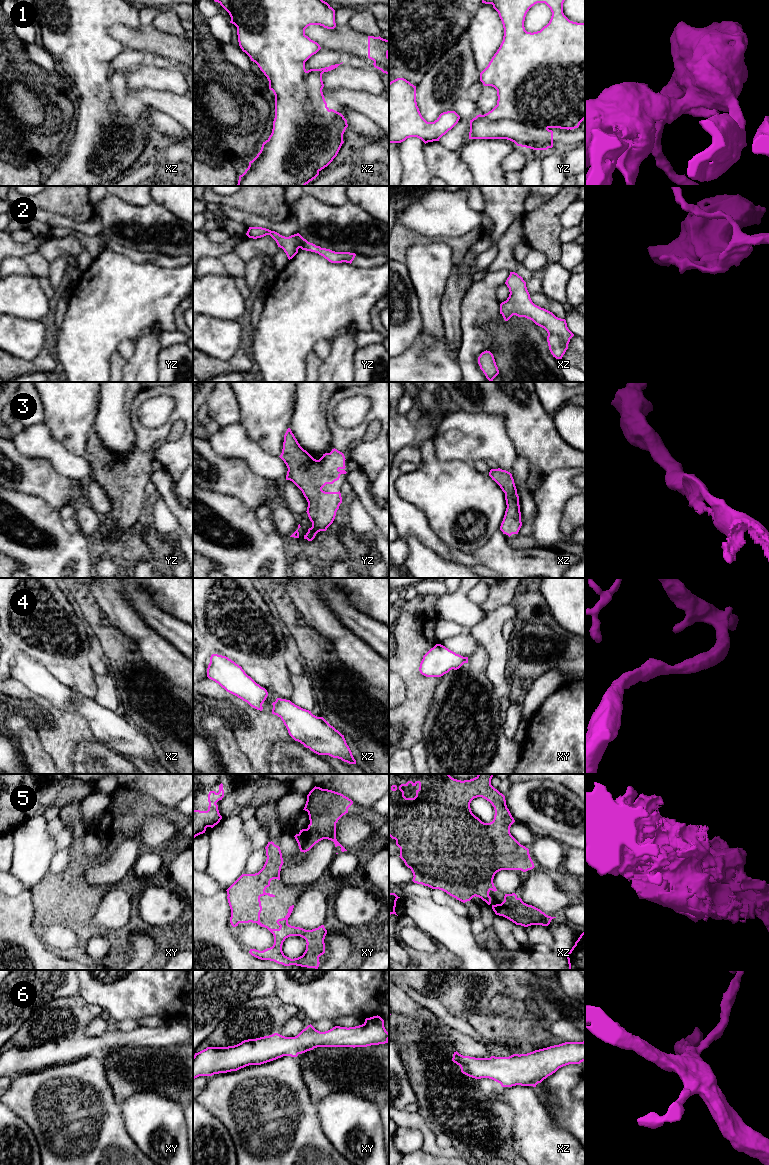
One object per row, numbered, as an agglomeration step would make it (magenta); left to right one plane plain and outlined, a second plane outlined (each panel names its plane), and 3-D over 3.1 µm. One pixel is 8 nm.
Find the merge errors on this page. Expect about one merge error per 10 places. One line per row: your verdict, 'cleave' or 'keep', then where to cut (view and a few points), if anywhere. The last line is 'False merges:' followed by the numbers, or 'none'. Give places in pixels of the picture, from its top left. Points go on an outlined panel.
1: keep | no cut
2: keep | no cut
3: keep | no cut
4: keep | no cut
5: keep | no cut
6: keep | no cut
False merges: none

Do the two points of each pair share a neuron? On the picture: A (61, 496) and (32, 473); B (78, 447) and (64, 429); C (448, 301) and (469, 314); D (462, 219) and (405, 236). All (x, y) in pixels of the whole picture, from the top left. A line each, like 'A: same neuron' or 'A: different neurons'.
A: same neuron
B: same neuron
C: different neurons
D: different neurons

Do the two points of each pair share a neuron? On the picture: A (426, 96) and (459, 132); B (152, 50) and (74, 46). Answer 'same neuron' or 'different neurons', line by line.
A: different neurons
B: same neuron

